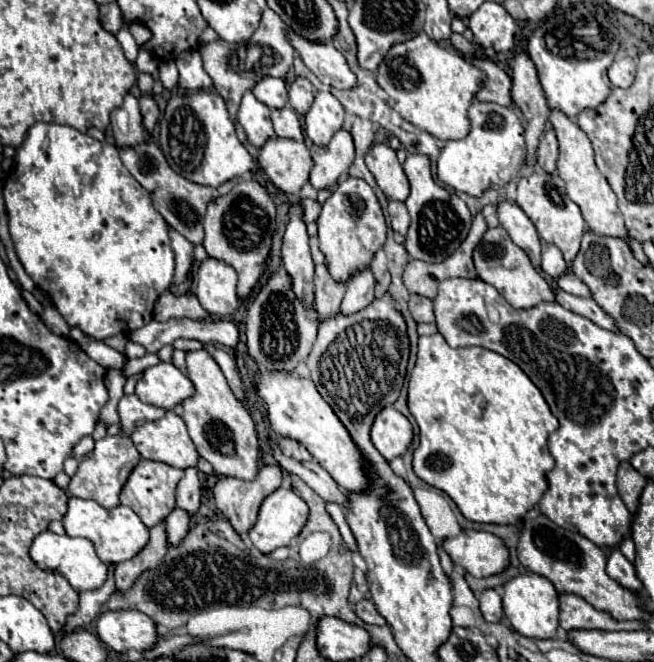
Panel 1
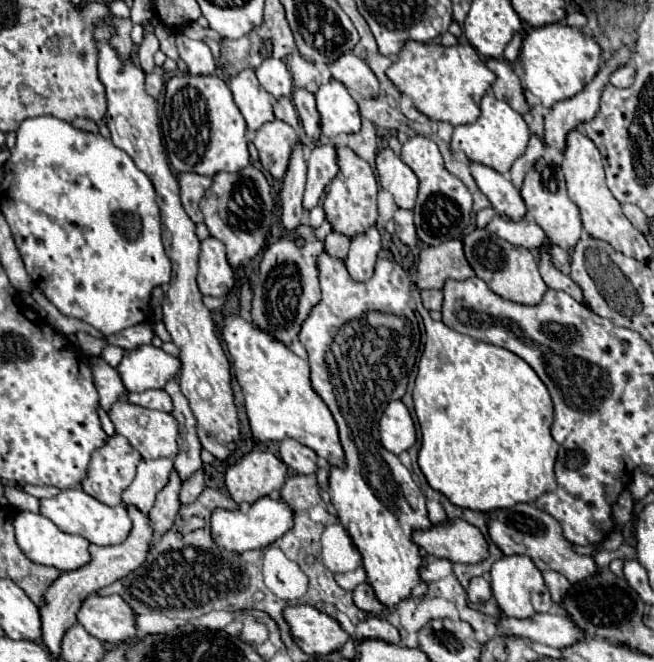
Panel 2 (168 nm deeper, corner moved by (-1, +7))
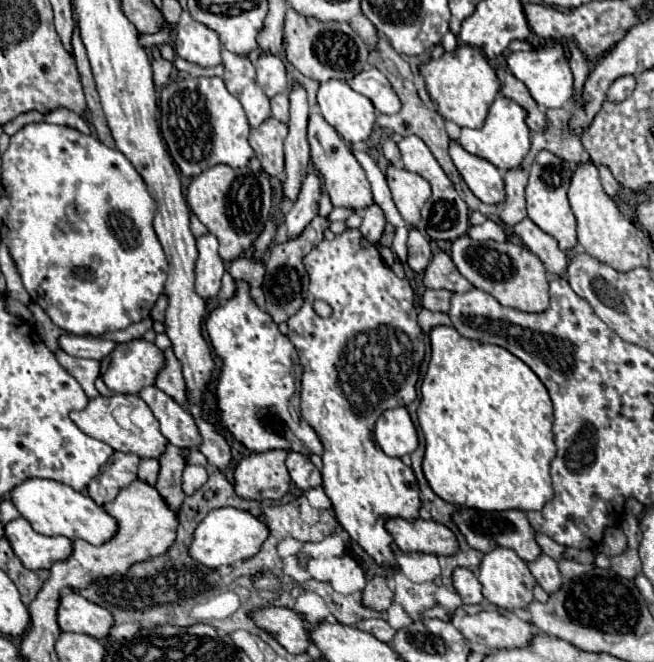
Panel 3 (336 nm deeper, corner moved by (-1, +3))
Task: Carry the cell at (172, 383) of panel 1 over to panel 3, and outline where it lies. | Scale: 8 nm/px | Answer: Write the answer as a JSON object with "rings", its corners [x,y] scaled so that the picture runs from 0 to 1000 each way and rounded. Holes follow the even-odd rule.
{"rings":[[[203,512],[194,518],[179,518],[179,524],[154,542],[154,573],[173,594],[213,594],[219,585],[234,582],[240,563],[246,560],[252,542],[249,530],[222,512]]]}

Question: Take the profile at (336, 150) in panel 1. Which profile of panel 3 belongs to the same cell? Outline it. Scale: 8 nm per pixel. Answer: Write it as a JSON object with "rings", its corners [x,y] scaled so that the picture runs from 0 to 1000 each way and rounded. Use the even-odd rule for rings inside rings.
{"rings":[[[476,261],[466,267],[454,304],[448,307],[445,319],[436,328],[442,361],[457,355],[479,334],[479,328],[488,319],[488,295],[491,295],[491,270]]]}

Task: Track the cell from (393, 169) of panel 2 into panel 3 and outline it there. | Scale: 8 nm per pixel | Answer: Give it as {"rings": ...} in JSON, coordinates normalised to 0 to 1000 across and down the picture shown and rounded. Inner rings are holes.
{"rings":[[[595,249],[592,276],[616,334],[628,343],[638,343],[647,307],[659,298],[659,279],[653,276],[653,270],[622,255]]]}

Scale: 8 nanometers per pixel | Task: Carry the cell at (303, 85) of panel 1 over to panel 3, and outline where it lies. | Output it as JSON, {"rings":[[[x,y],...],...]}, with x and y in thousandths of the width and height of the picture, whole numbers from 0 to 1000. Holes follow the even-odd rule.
{"rings":[[[488,171],[472,174],[469,213],[476,219],[479,252],[488,261],[488,267],[494,270],[497,289],[503,292],[509,313],[540,313],[540,316],[564,313],[570,307],[570,295],[567,295],[567,282],[558,267],[558,258],[552,255],[552,249],[540,237],[540,231],[531,225],[524,207]]]}

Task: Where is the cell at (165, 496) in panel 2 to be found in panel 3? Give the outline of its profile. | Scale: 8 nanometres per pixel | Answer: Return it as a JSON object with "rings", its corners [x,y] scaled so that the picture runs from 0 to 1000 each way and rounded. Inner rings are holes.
{"rings":[[[255,672],[252,684],[243,690],[246,708],[243,708],[243,724],[237,730],[237,739],[252,751],[261,769],[271,769],[280,757],[280,742],[277,742],[277,715],[283,705],[283,693],[274,675]]]}

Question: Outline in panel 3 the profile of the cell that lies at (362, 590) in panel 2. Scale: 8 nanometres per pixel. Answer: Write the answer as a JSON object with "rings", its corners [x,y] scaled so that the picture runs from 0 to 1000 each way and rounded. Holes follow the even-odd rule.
{"rings":[[[573,869],[570,875],[564,875],[555,893],[555,914],[576,923],[592,923],[598,911],[601,911],[601,893],[592,884],[592,872]]]}

